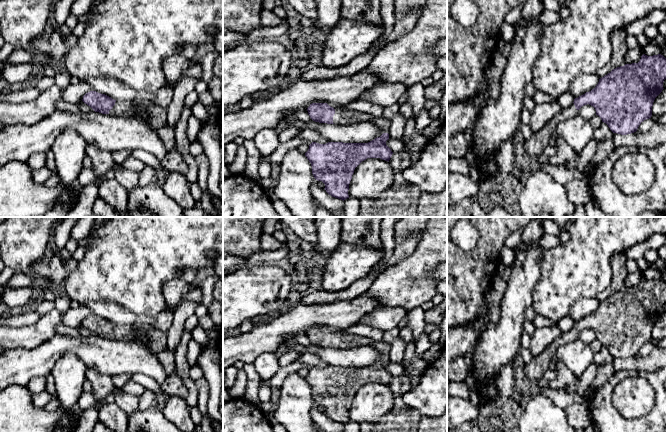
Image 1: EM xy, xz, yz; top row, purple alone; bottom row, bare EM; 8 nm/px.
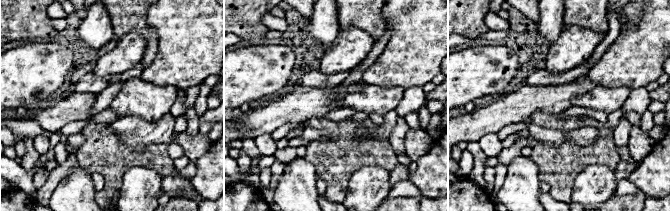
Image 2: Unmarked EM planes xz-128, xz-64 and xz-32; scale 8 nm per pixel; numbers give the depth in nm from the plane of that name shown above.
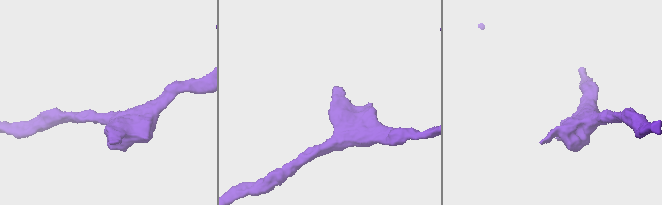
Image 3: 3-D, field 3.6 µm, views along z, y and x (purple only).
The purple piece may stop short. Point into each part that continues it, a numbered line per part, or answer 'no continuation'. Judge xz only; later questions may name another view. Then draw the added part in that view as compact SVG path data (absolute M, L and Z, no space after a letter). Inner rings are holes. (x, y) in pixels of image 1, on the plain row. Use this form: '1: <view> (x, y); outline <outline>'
1: xz (343, 341); outline M345 330L334 331L335 338L333 340L333 347L340 350L348 350L360 346L371 346L382 354L383 357L388 357L390 344L384 340L375 341L367 337L347 334Z

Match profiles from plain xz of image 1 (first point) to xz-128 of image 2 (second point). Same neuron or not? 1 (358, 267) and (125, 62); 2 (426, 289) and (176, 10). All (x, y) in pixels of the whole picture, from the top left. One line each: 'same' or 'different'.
1: same
2: same

